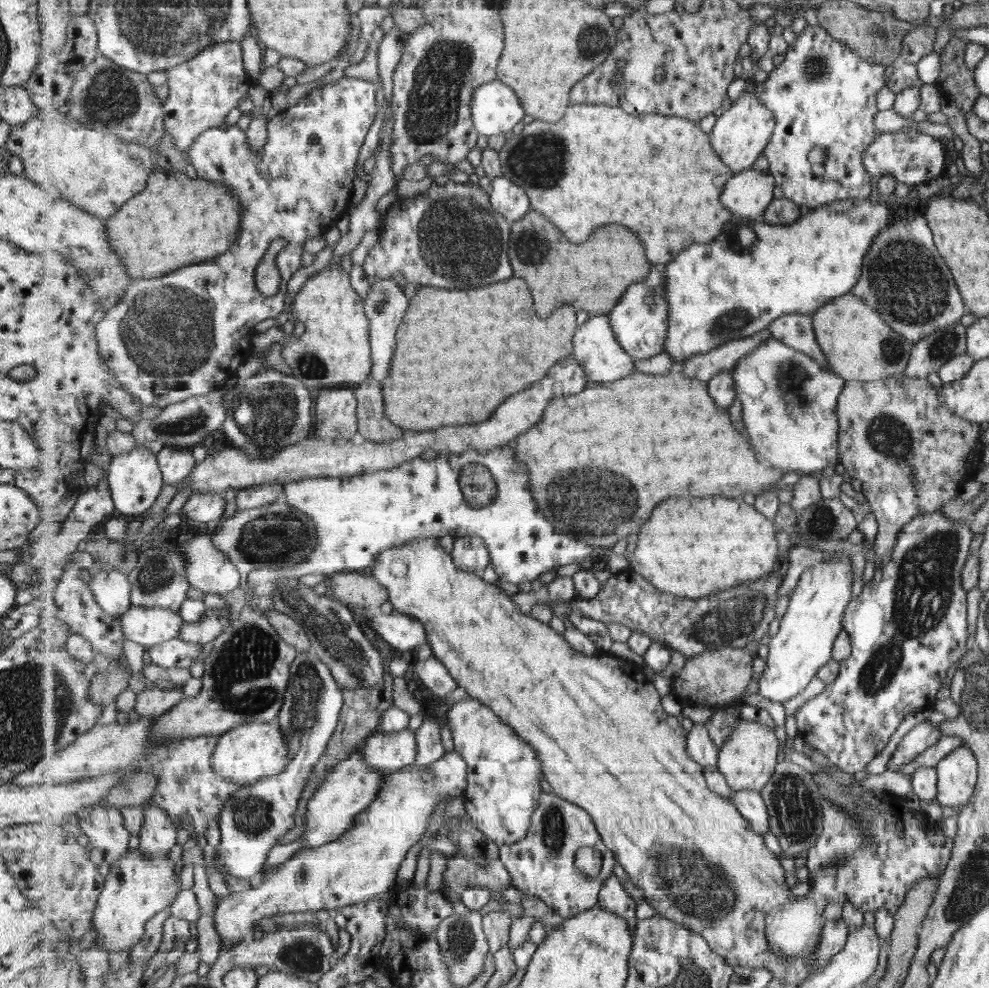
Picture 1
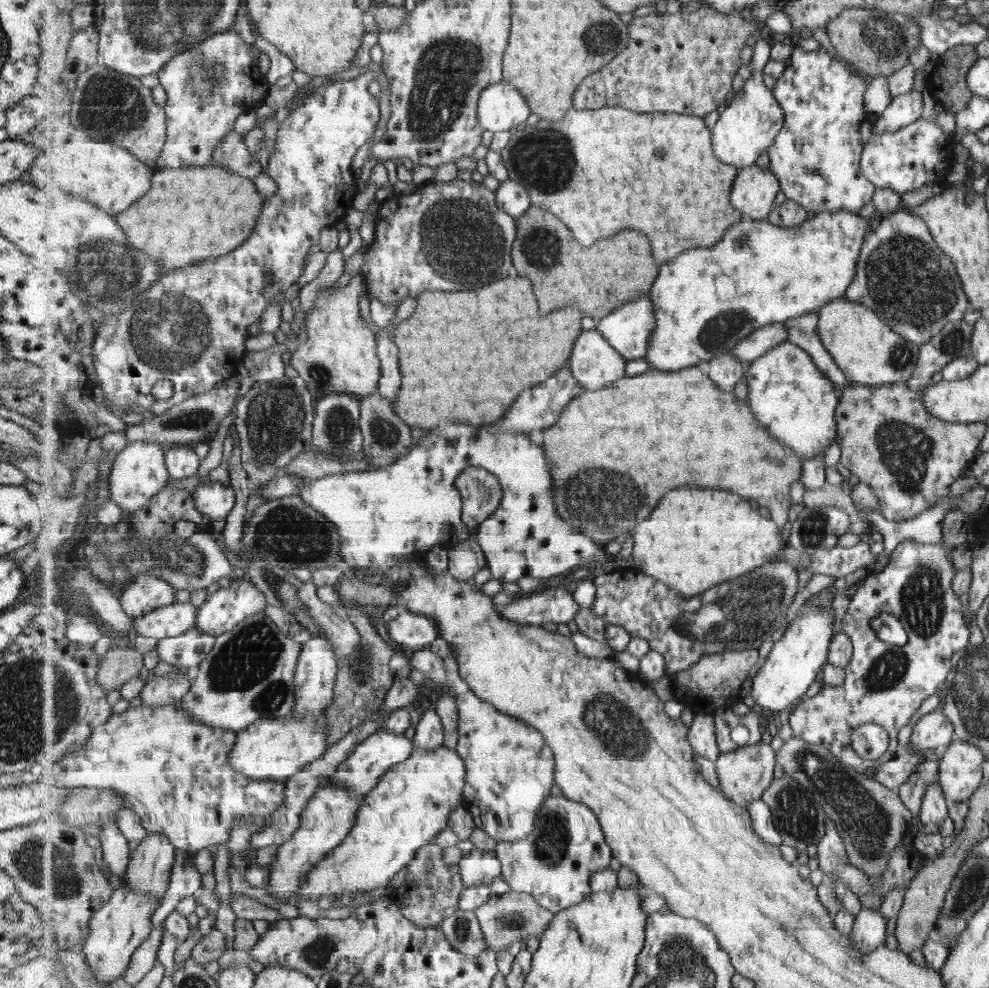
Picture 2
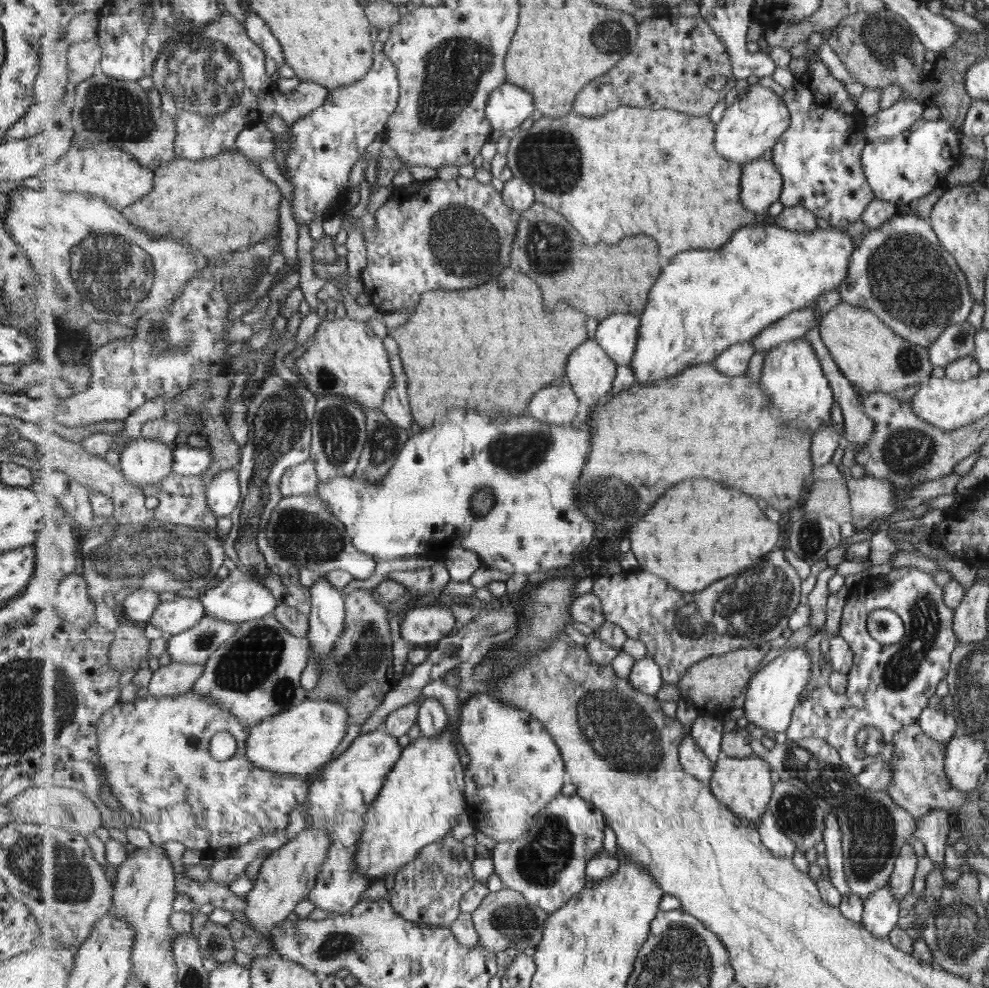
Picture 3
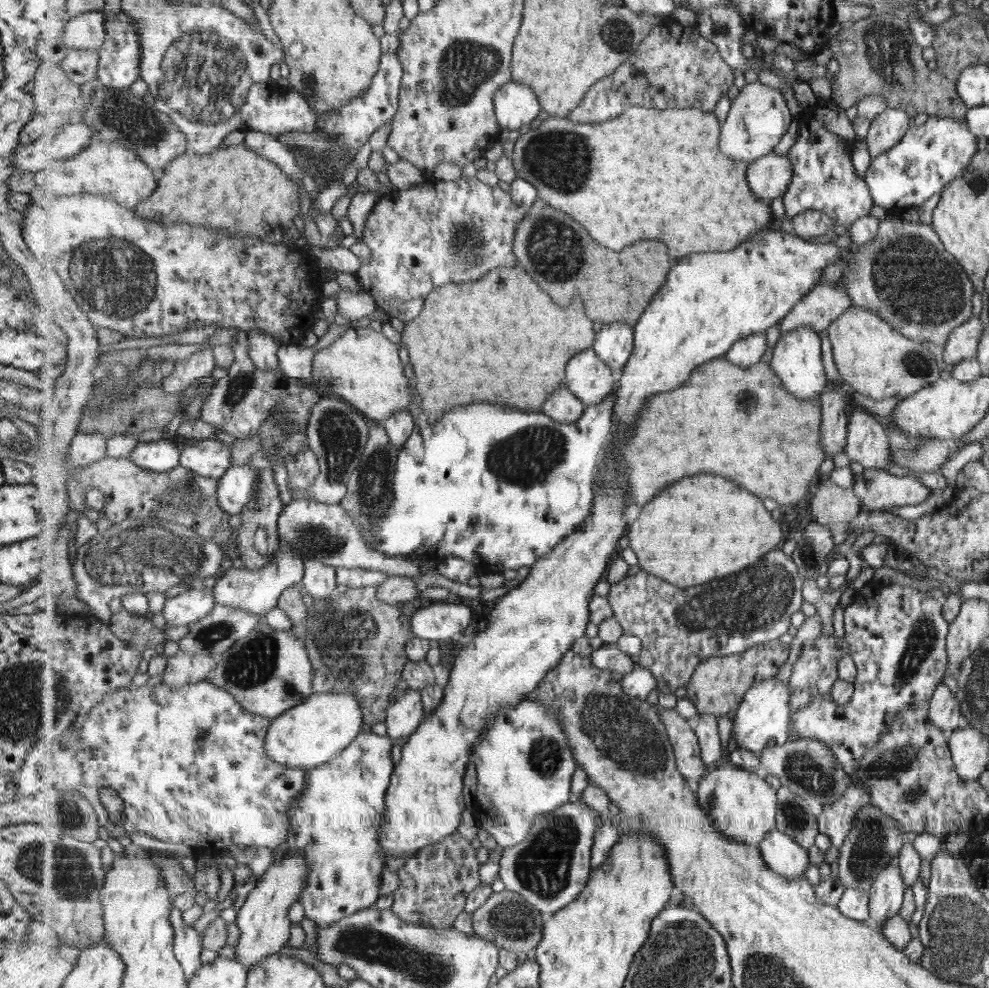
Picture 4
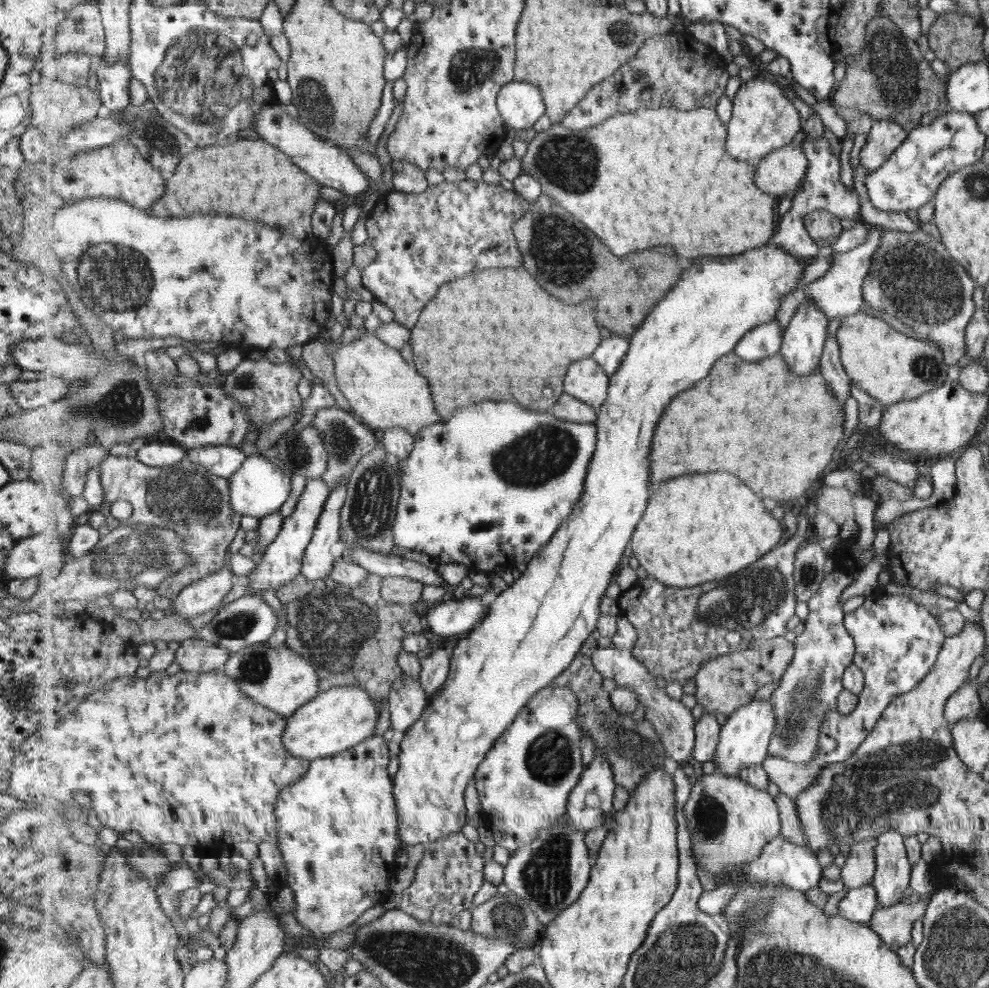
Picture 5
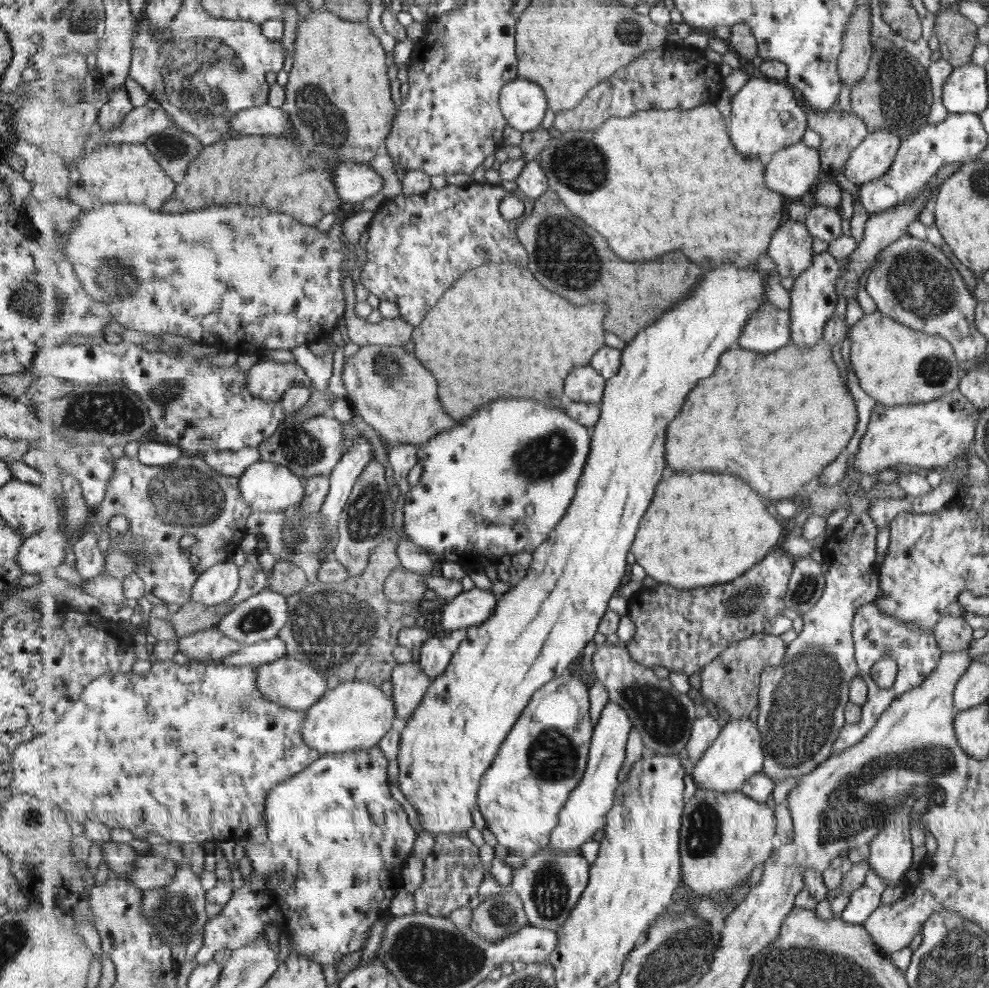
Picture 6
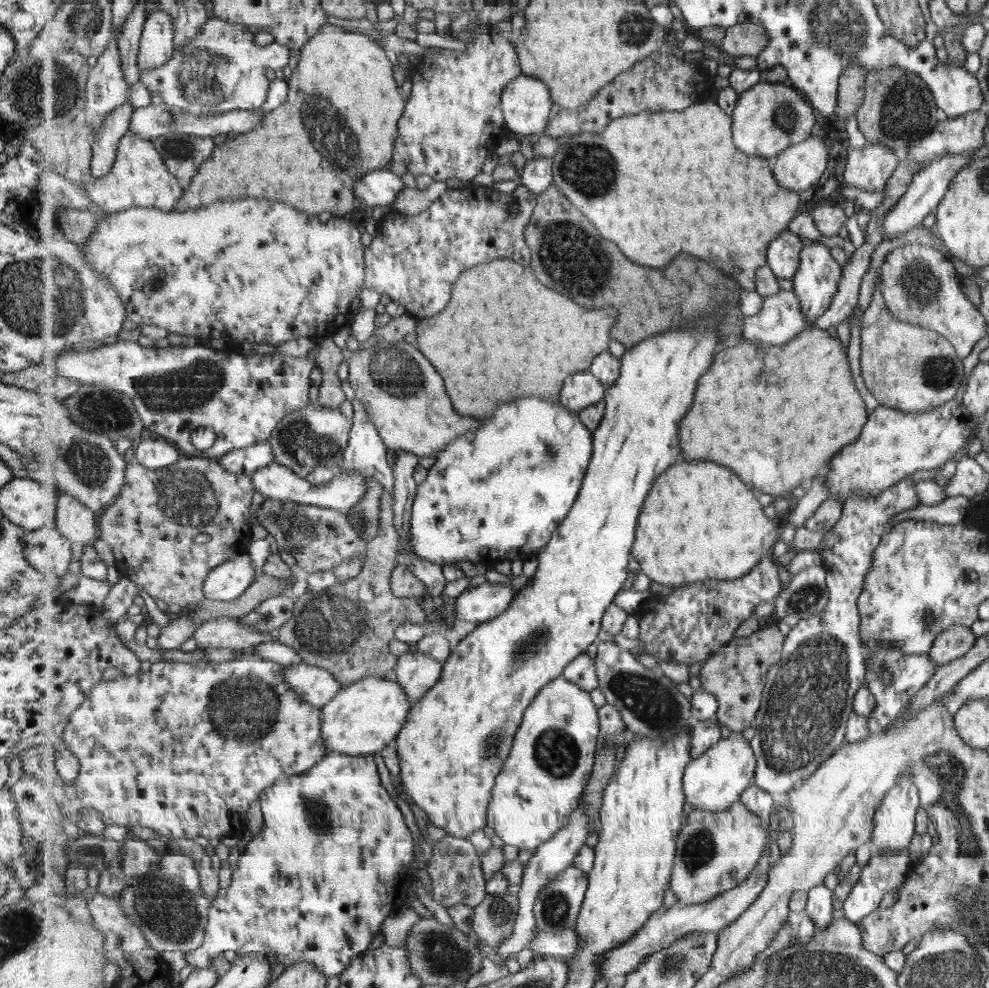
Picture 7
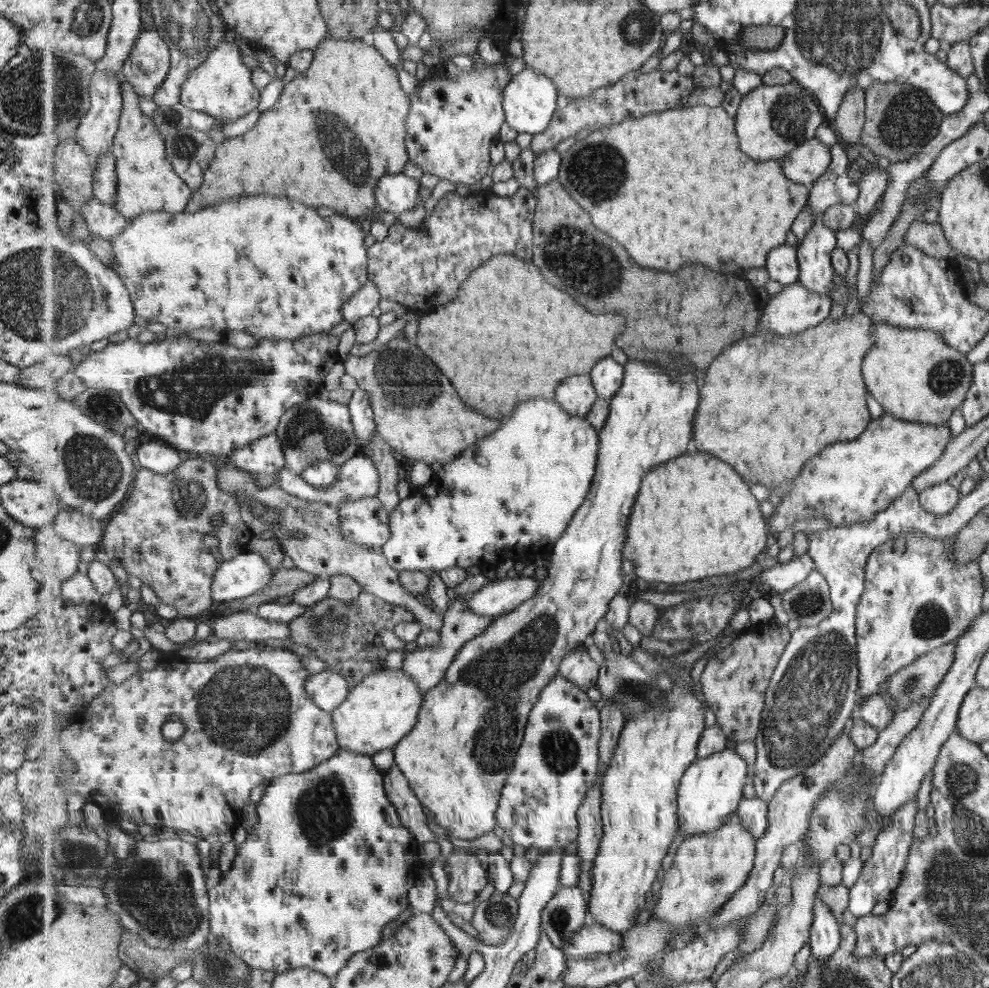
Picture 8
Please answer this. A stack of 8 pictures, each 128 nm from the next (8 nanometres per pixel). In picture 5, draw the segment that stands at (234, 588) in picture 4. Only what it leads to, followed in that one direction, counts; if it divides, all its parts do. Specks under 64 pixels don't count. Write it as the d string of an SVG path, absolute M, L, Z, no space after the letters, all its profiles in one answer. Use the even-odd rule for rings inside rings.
M322 478L307 480L305 489L300 494L295 506L295 511L288 517L283 518L283 525L278 535L267 546L263 558L258 561L255 570L249 574L250 580L252 580L250 588L253 595L262 596L266 590L277 591L284 584L289 584L302 574L306 548L314 537L316 526L319 523L318 520L326 507L330 493L330 486Z

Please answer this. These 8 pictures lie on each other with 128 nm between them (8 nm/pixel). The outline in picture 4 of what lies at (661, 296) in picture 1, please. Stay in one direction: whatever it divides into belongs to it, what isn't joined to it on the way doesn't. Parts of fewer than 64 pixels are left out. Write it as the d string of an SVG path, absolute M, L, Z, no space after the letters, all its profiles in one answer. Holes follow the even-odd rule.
M615 322L603 325L595 339L595 352L614 370L617 379L634 352L634 337L634 326Z

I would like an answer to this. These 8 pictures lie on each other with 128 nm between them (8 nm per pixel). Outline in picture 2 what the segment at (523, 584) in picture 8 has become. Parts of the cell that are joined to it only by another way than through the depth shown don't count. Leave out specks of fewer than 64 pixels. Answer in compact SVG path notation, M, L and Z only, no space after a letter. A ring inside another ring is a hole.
M410 612L387 622L388 634L398 648L410 648L414 652L425 650L440 636L438 624L425 614Z

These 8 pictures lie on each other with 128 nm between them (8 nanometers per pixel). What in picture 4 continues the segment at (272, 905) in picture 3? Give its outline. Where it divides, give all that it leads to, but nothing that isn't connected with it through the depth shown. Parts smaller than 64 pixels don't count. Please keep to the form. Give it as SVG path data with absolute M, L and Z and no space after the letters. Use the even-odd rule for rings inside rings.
M288 851L283 856L275 857L272 867L248 894L235 920L242 930L241 938L235 946L235 954L237 961L241 961L249 970L267 958L278 956L279 950L291 938L289 908L300 900L301 893L308 885L309 873L308 860L297 851Z

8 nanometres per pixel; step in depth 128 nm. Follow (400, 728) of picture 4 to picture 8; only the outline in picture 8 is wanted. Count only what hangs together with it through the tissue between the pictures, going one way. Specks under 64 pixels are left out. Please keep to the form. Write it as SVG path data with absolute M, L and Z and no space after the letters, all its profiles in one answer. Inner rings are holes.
M465 595L459 596L443 615L444 625L440 631L441 637L438 644L435 647L416 648L416 650L406 653L403 659L403 671L407 672L407 675L413 676L413 680L419 683L419 687L422 688L425 694L429 690L435 689L435 686L438 686L446 679L451 663L461 652L462 646L469 641L473 641L481 633L485 633L496 619L496 617L489 618L475 614L470 609L469 596Z

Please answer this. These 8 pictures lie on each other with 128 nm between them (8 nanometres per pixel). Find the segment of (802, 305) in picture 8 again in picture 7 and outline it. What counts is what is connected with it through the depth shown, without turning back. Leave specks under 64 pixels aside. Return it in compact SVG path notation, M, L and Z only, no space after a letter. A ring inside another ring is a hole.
M794 290L763 298L760 311L747 315L744 340L782 346L811 327L806 320L800 298Z

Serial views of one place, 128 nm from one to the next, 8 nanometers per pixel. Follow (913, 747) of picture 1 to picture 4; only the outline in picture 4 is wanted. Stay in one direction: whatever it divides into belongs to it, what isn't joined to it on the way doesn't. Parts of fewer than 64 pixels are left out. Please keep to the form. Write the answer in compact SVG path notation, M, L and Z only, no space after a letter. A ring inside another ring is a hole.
M941 683L935 693L932 693L929 700L930 720L942 731L943 736L950 736L953 730L962 726L960 706L951 685Z

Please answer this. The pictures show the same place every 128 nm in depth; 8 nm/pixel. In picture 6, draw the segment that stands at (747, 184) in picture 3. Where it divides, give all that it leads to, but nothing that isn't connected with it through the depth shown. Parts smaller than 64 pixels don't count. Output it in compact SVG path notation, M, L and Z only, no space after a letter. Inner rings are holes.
M802 142L775 153L765 165L767 186L789 199L805 201L823 176L819 149Z

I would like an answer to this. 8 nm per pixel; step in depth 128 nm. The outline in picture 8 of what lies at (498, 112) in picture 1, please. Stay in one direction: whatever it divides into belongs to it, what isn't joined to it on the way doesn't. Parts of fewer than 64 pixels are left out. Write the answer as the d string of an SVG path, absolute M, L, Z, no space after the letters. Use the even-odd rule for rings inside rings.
M525 69L516 74L504 90L506 122L517 133L526 132L532 136L544 133L555 113L559 110L557 95L558 86L554 83L554 79L546 74L539 73L535 69Z

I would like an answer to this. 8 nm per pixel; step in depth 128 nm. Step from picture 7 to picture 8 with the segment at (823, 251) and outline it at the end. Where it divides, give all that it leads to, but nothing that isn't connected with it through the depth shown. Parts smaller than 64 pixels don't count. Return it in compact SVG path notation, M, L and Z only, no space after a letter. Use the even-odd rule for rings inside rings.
M817 218L811 230L798 247L801 277L798 282L811 292L830 294L835 278L832 253L837 246L837 234L821 218Z

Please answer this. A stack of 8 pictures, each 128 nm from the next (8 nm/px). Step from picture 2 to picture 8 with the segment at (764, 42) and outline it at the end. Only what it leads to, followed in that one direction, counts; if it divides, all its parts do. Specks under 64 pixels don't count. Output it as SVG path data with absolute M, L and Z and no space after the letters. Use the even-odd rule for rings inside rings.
M798 82L787 83L786 85L761 85L749 94L742 96L736 112L736 126L738 137L741 142L743 152L755 158L755 160L782 160L786 154L793 152L805 141L815 138L819 134L819 124L823 122L826 113L820 106L817 98L808 89L805 89Z

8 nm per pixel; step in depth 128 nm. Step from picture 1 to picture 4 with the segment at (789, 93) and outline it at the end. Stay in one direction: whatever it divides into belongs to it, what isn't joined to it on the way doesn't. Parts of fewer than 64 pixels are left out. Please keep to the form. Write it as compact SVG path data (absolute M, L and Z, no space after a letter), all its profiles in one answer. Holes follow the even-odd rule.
M811 109L795 120L798 123L798 136L787 153L794 163L794 180L791 181L790 190L783 196L786 214L780 227L792 231L790 224L793 220L813 210L826 213L835 220L835 224L841 224L850 230L853 223L869 215L874 205L865 176L859 176L853 166L850 153L852 142L829 132L825 124L821 124L817 116L811 113Z

